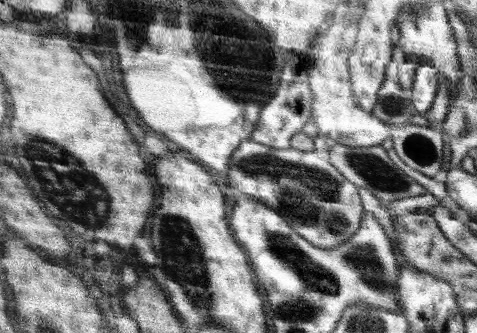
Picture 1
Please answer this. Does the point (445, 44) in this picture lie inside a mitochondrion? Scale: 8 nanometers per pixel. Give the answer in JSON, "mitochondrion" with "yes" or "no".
{"mitochondrion":"no"}

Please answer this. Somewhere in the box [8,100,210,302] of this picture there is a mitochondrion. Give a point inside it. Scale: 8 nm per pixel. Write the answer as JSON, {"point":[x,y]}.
{"point":[61,177]}

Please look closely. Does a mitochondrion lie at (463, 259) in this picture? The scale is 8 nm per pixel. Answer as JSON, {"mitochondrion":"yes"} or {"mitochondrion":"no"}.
{"mitochondrion":"no"}

